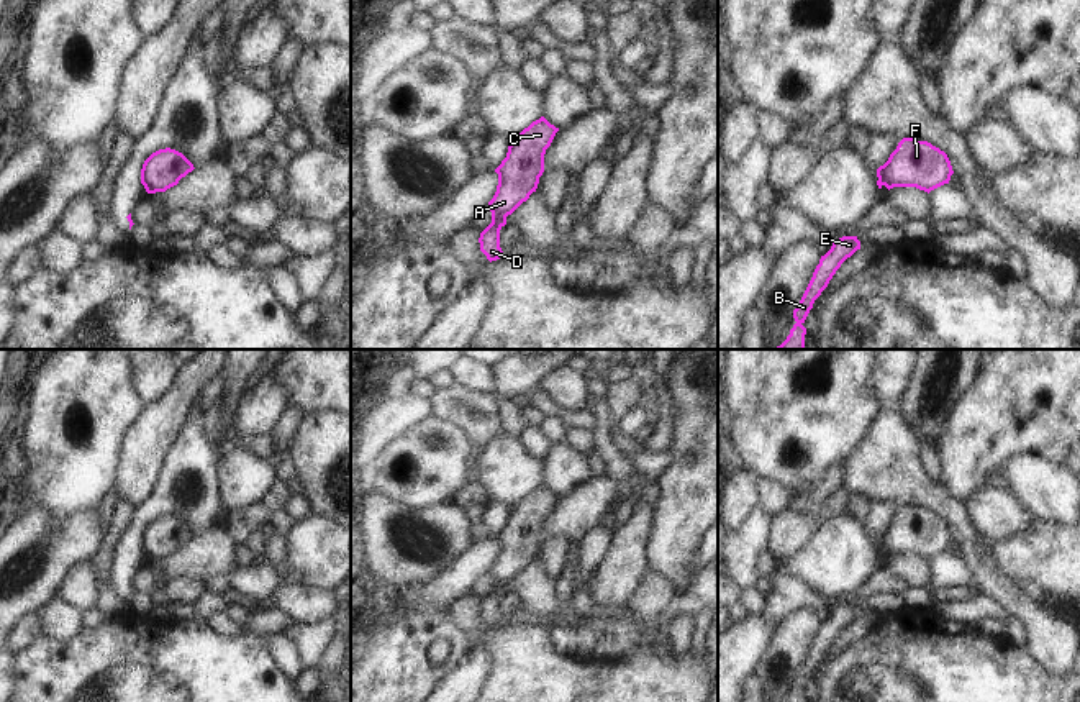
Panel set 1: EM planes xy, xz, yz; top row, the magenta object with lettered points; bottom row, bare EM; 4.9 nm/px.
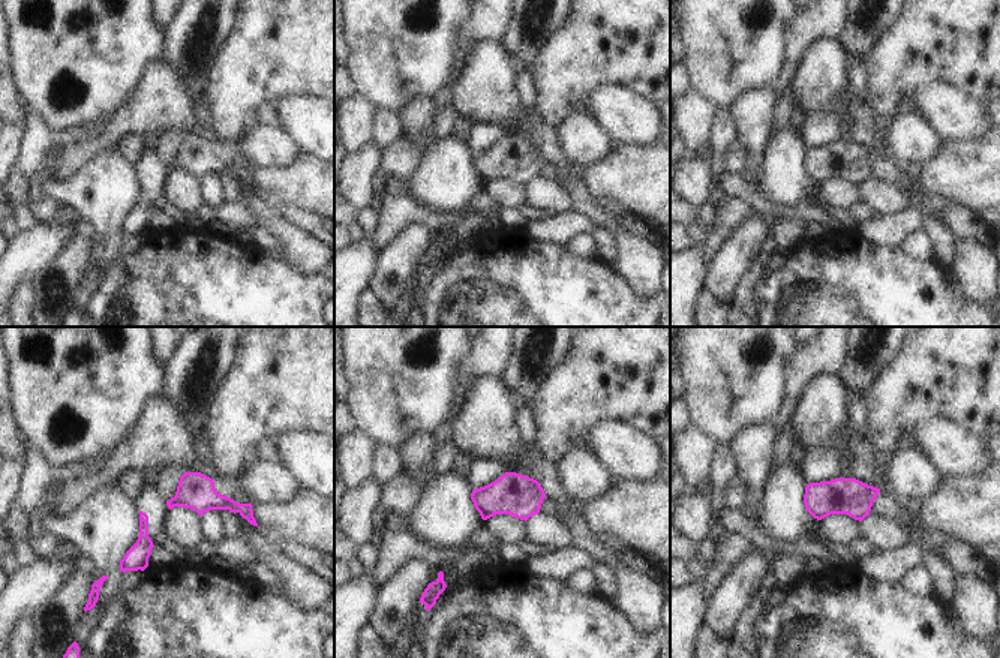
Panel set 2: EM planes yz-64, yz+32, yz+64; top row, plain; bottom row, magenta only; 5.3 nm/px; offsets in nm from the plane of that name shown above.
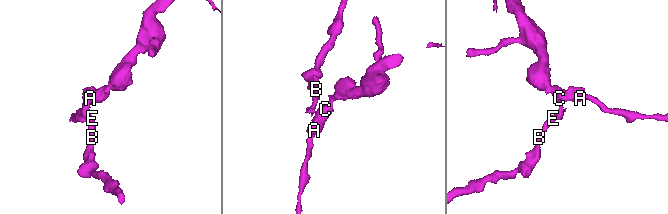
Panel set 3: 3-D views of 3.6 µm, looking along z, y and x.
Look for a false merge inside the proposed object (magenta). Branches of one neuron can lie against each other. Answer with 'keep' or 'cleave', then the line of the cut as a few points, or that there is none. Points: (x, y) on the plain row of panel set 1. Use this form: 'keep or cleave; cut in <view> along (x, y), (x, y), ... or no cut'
cleave; cut in xy along (141, 543), (143, 550)

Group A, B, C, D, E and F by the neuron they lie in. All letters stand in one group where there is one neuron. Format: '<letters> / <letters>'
A C D F / B E

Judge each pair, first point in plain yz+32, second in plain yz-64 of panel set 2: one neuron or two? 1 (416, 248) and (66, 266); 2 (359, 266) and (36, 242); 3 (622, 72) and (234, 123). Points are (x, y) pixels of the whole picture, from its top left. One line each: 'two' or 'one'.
1: one
2: one
3: one

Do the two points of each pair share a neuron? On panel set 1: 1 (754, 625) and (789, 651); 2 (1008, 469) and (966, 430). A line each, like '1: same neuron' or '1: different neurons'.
1: different neurons
2: different neurons

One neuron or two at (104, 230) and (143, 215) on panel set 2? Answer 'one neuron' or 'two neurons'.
two neurons

